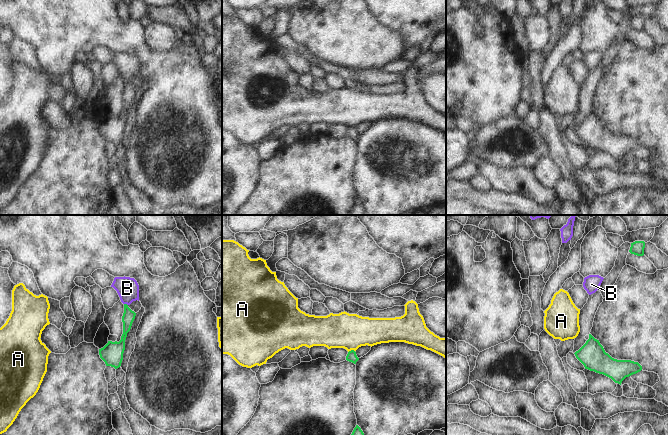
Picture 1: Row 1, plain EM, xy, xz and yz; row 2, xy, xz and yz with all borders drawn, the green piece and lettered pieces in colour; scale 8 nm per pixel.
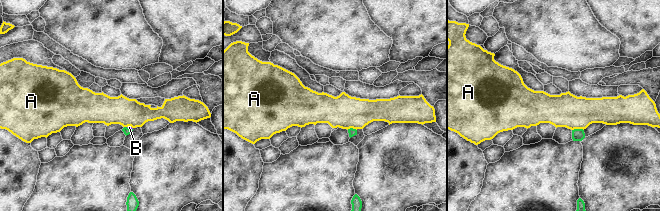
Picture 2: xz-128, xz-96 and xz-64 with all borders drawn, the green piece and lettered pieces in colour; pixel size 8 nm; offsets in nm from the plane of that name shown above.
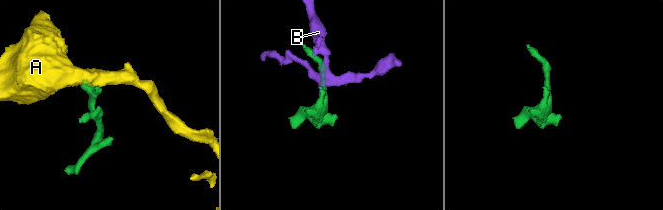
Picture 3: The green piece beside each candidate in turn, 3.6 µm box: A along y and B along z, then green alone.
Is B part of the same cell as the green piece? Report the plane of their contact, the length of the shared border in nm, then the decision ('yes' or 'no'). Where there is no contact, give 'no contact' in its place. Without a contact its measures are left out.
xy | 40 nm | yes

